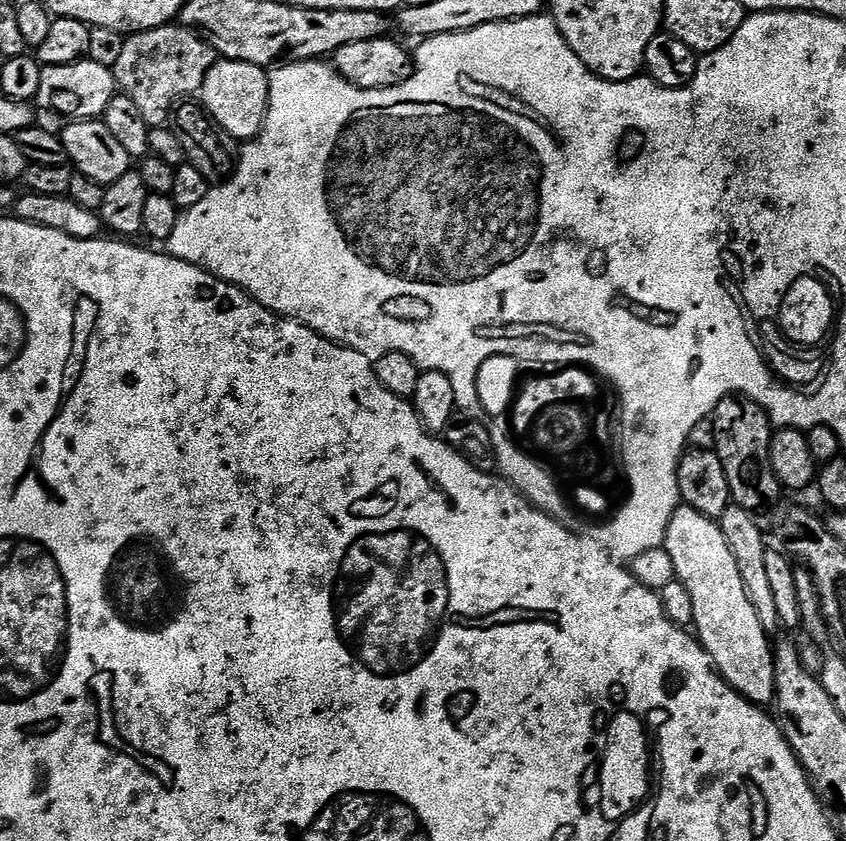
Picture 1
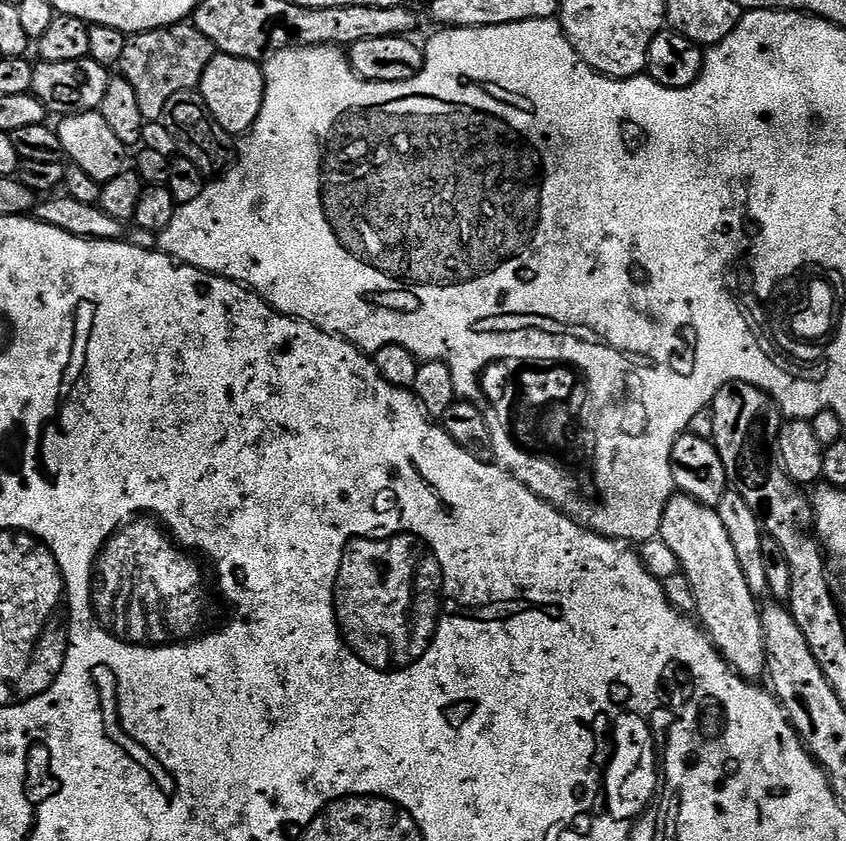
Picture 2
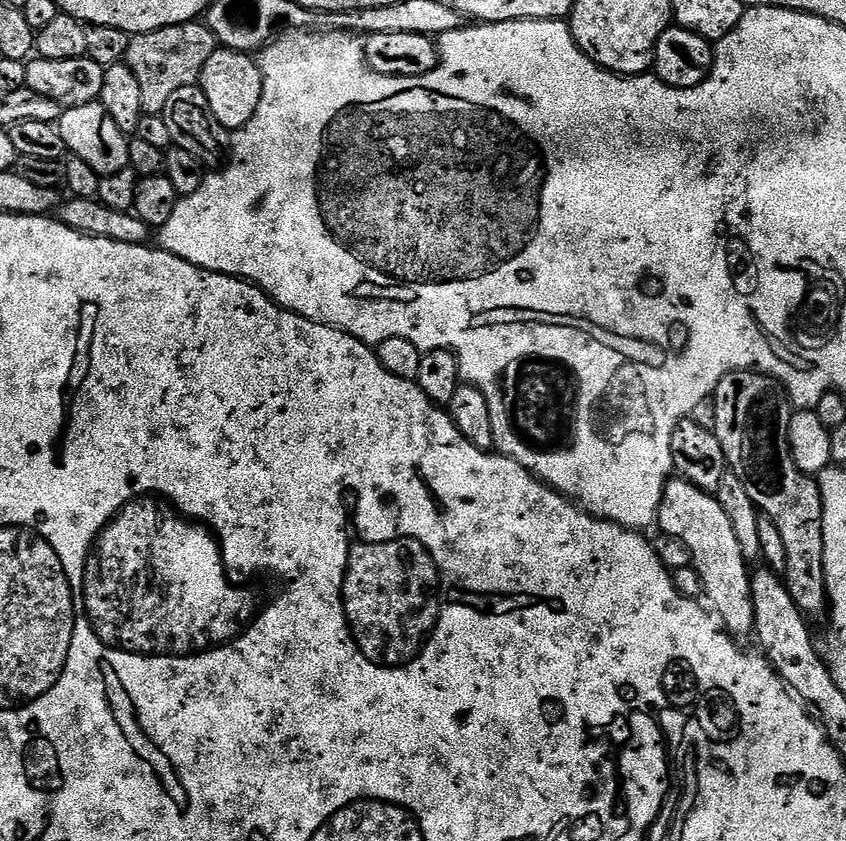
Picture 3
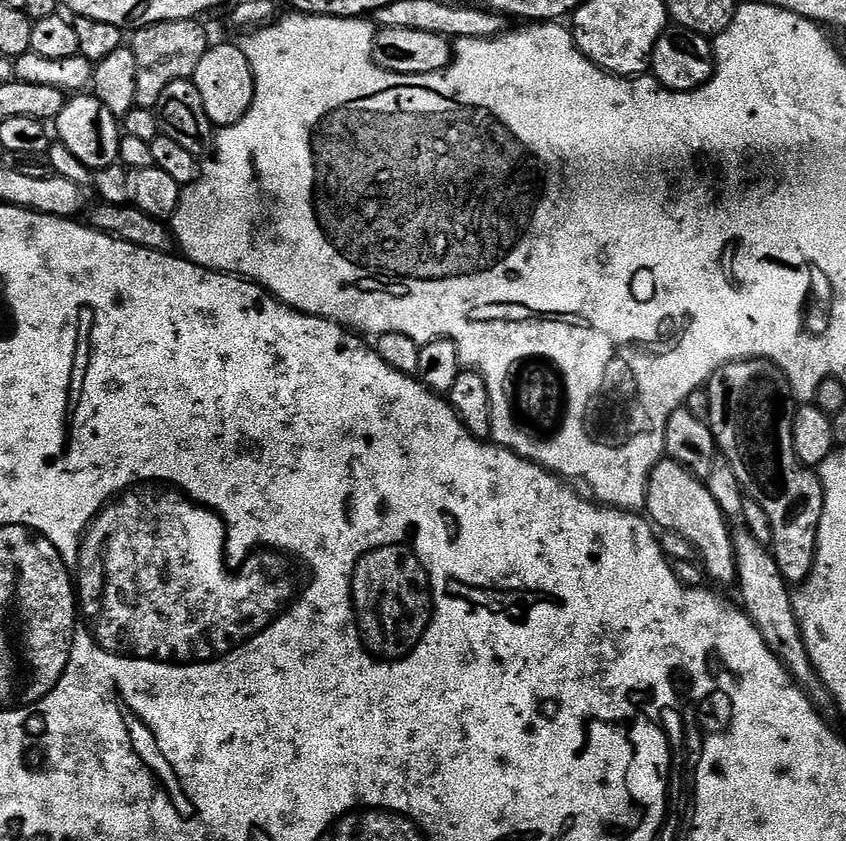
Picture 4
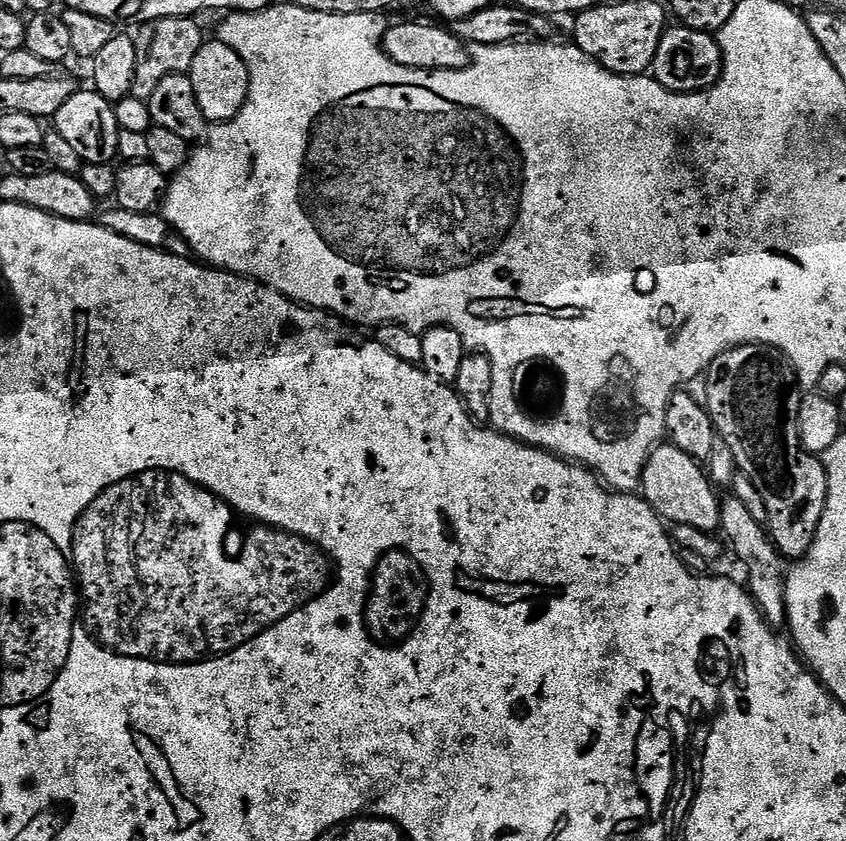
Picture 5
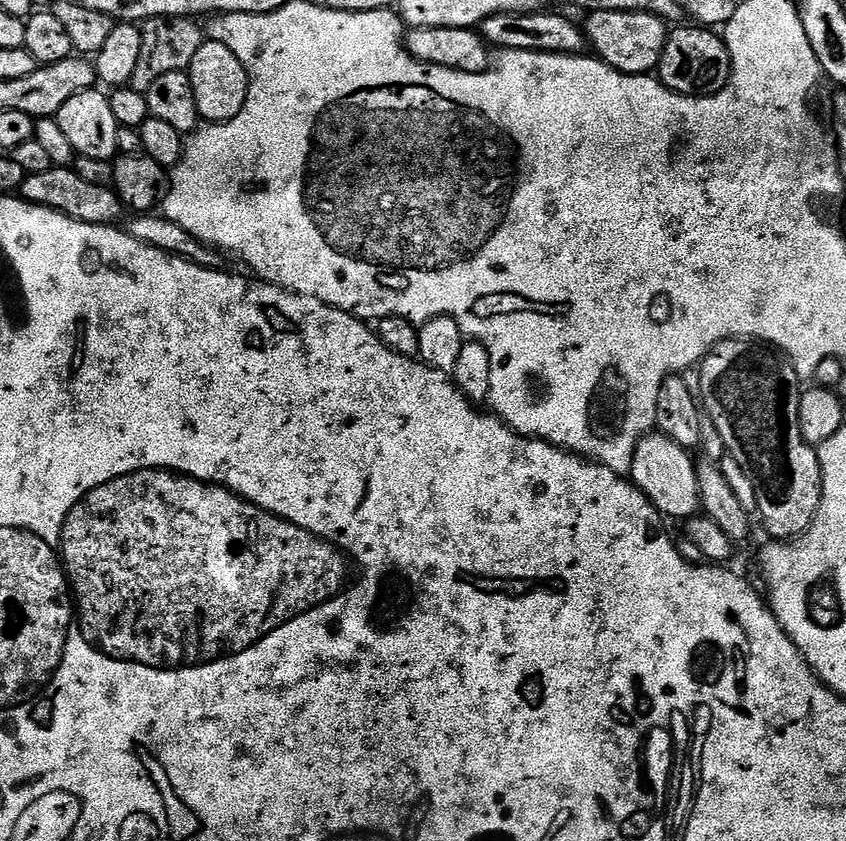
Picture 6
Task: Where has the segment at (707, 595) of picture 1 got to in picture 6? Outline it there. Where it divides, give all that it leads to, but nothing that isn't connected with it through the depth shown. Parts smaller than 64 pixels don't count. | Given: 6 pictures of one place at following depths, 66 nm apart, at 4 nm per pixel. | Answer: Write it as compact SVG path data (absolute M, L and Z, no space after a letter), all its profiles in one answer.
M658 430L644 436L634 450L630 479L660 511L661 517L673 516L684 522L701 511L696 464L688 456L691 456L689 449L678 446L678 442L666 438Z

